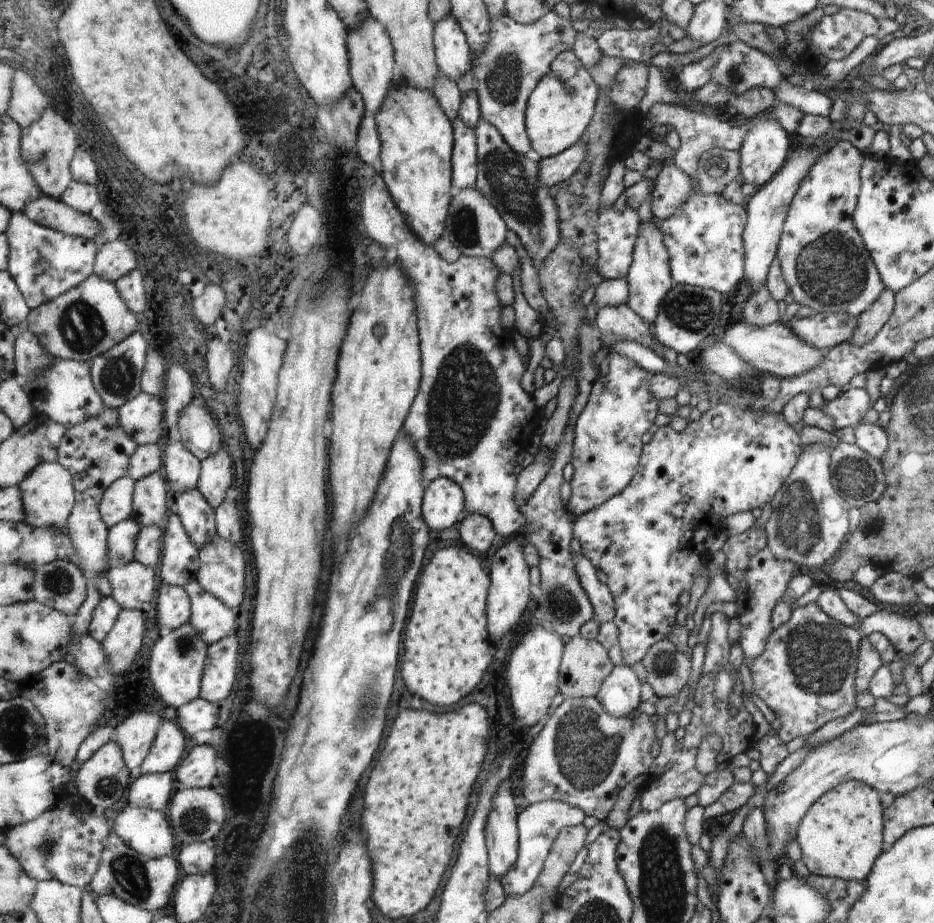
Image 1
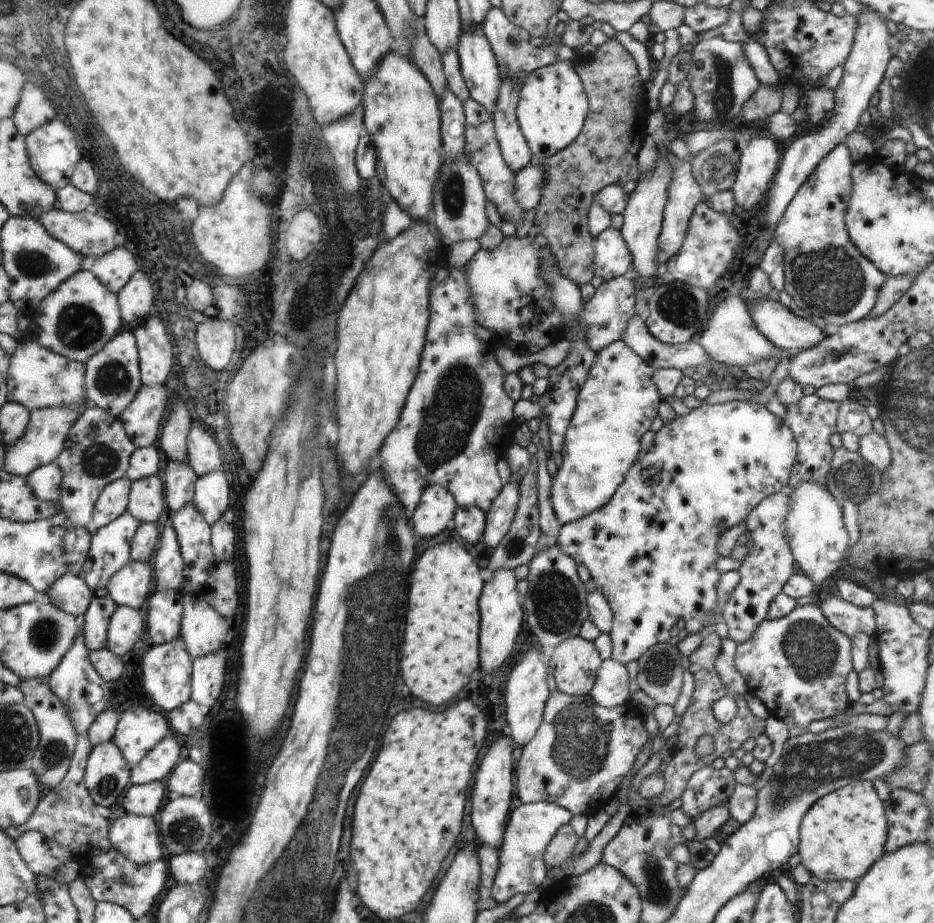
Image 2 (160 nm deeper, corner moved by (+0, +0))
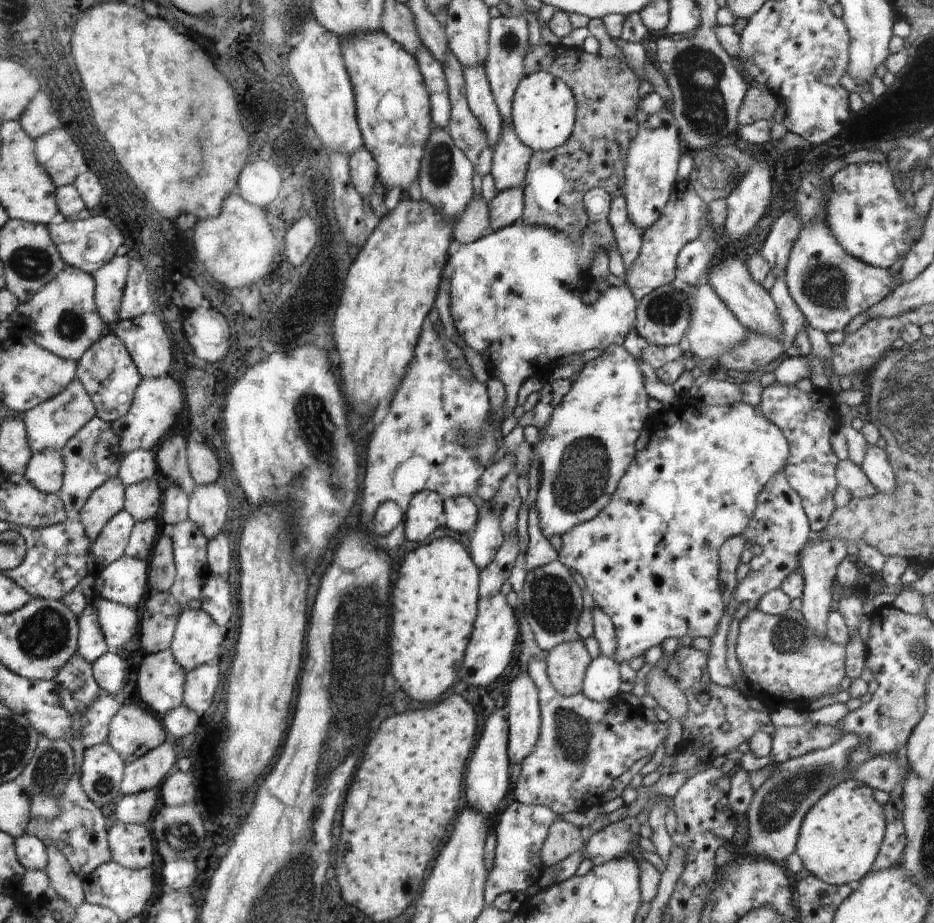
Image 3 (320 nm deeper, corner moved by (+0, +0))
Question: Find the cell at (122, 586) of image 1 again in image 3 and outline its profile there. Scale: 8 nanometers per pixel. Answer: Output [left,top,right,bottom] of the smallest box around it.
[95,554,150,609]

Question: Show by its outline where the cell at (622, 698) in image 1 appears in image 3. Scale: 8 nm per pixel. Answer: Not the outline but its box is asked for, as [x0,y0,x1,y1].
[582,655,620,702]

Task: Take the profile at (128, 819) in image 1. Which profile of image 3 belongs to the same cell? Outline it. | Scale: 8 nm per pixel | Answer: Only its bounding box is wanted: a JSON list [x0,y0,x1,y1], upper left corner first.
[107,821,154,870]

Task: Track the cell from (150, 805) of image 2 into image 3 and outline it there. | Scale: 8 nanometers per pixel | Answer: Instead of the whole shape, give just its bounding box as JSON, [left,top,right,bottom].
[116,789,160,824]

